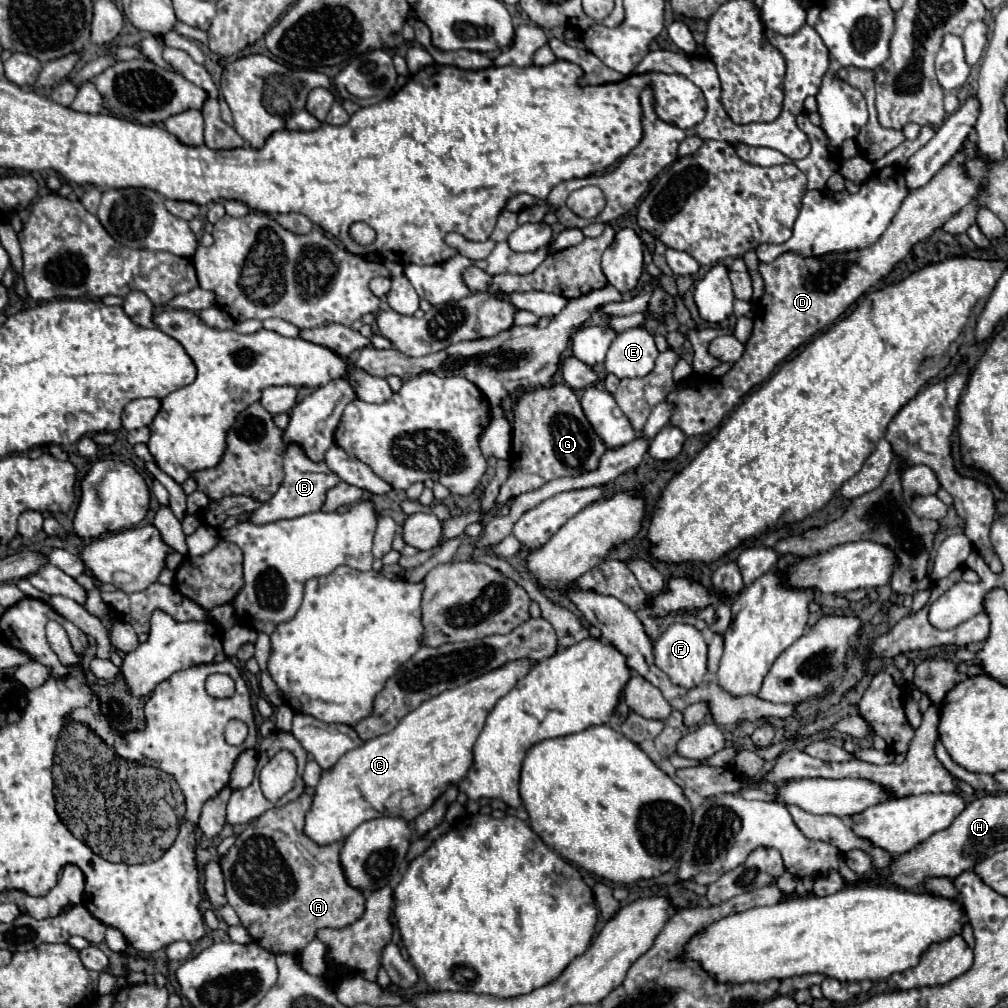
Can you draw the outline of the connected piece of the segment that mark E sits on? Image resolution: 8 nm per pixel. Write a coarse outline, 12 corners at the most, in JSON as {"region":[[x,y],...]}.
{"region":[[638,326],[616,336],[604,366],[618,378],[652,372],[654,336]]}

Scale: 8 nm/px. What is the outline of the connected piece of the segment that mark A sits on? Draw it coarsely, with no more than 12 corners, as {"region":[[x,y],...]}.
{"region":[[302,794],[220,860],[230,906],[264,950],[298,956],[364,914],[342,842],[302,832]]}

